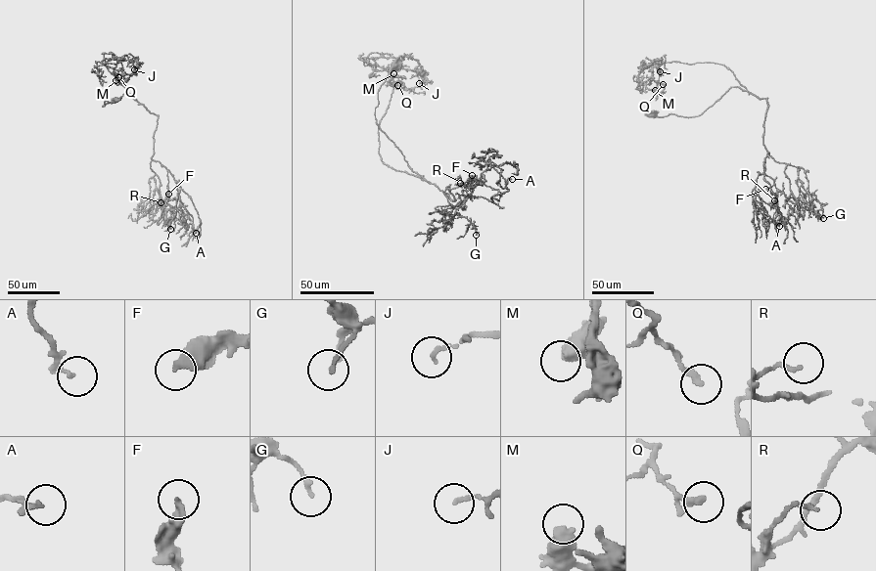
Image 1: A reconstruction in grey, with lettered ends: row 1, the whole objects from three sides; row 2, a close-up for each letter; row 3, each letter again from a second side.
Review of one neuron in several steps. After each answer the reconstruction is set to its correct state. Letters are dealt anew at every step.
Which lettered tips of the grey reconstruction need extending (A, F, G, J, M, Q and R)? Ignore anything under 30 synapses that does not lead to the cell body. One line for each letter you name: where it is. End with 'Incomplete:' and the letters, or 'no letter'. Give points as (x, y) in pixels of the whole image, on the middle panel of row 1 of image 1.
A: Place: (512, 179)
F: Place: (472, 175)
M: Place: (393, 73)
Incomplete: A, F, M

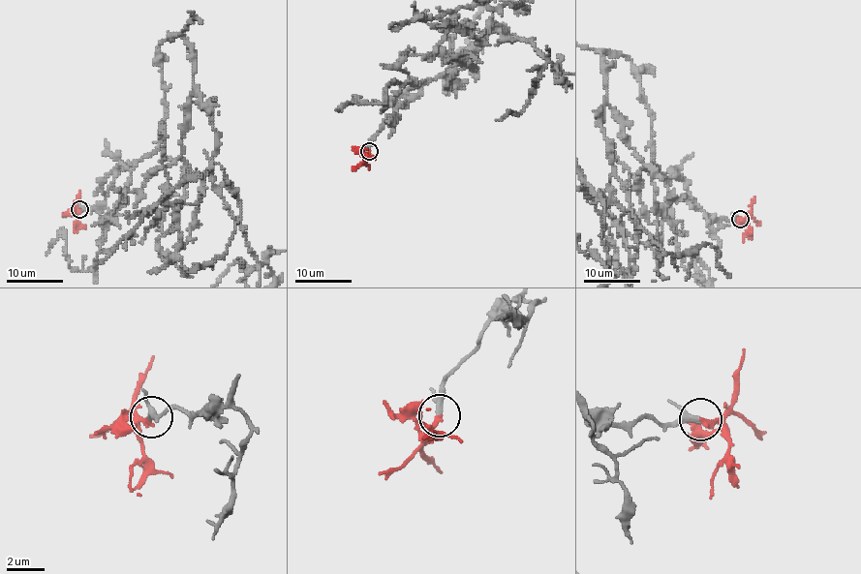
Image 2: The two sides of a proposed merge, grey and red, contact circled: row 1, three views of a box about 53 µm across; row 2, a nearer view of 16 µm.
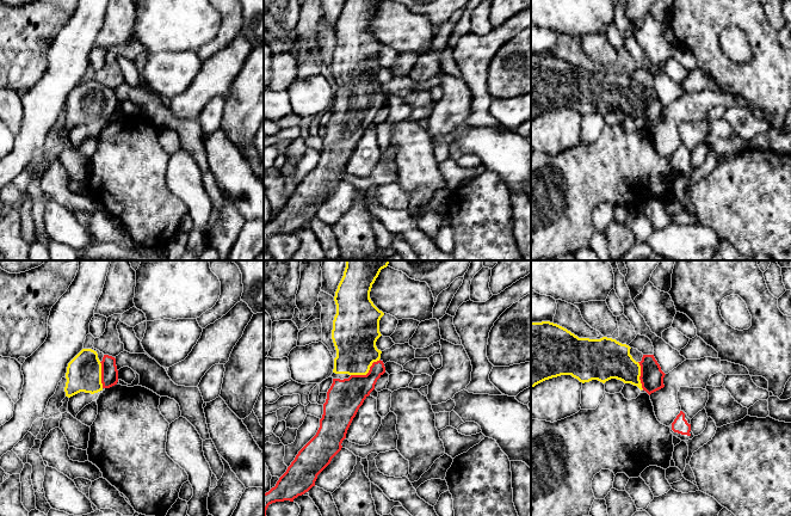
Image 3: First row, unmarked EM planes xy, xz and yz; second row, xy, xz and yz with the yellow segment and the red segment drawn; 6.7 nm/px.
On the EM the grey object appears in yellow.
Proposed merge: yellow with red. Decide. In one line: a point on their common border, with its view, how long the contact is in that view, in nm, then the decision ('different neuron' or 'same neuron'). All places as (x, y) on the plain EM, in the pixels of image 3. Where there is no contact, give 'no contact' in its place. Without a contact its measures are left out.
contact xz (366, 105); length 220 nm; same neuron

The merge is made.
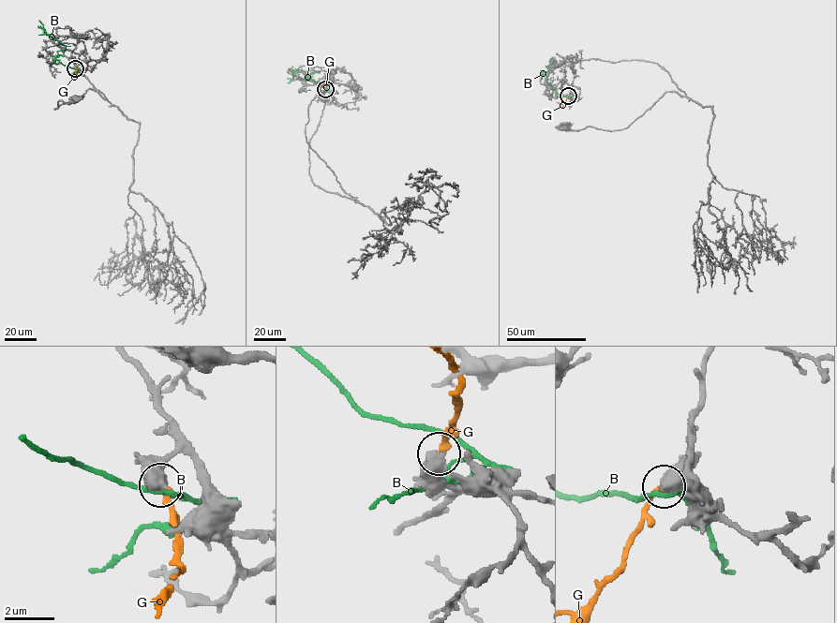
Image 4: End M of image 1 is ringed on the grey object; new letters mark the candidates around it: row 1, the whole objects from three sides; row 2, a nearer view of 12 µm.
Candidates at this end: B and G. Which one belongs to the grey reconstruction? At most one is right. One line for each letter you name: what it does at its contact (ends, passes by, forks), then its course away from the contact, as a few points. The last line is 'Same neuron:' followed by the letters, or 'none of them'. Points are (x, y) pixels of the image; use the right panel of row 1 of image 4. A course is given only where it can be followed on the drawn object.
G: it ends; course (568, 96), (563, 103), (556, 102)
Same neuron: G

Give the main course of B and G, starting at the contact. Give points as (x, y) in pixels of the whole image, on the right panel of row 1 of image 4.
B: (569, 96), (557, 95), (543, 73), (549, 68), (551, 58)
G: (568, 96), (563, 103), (556, 102)

